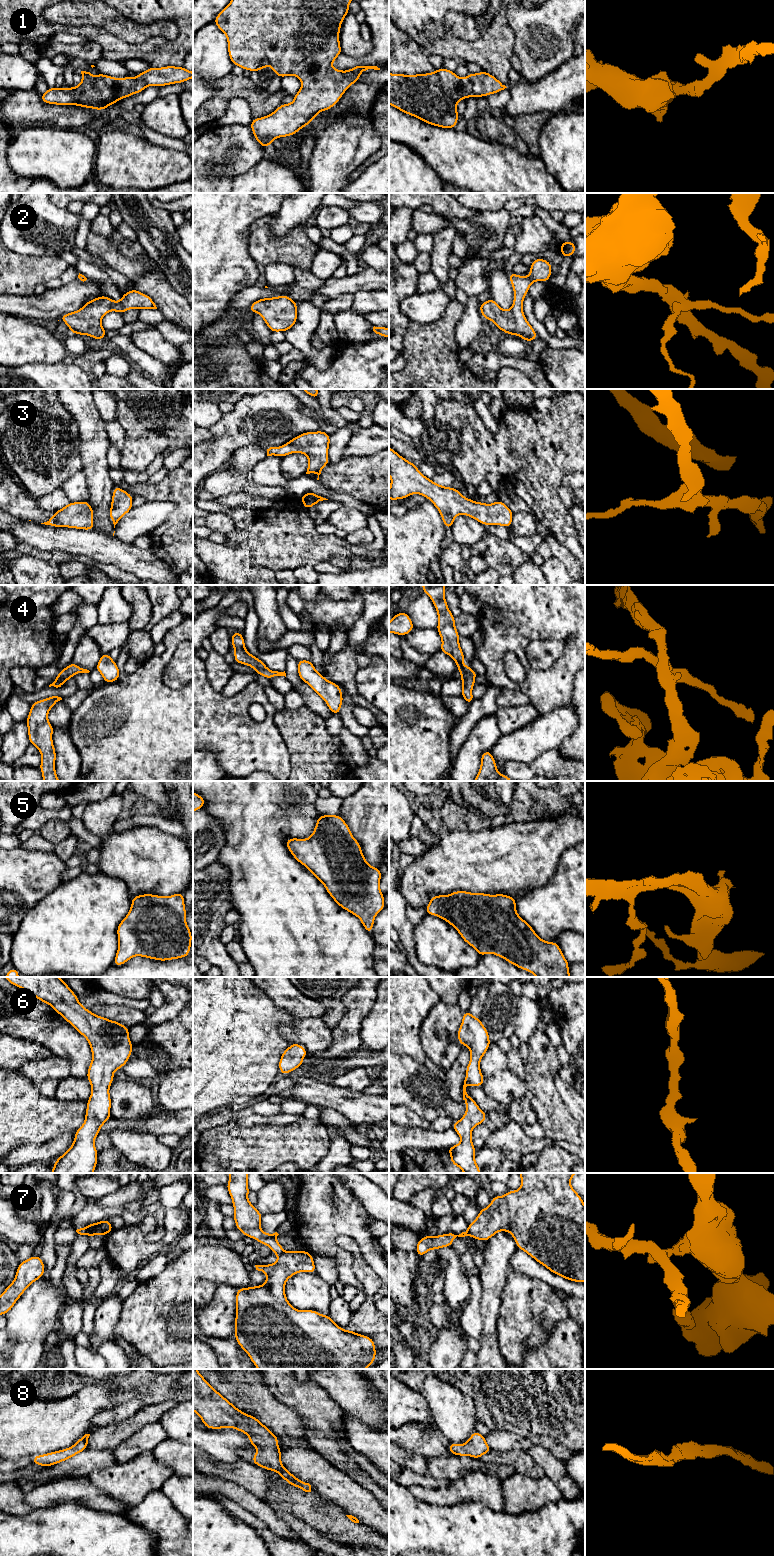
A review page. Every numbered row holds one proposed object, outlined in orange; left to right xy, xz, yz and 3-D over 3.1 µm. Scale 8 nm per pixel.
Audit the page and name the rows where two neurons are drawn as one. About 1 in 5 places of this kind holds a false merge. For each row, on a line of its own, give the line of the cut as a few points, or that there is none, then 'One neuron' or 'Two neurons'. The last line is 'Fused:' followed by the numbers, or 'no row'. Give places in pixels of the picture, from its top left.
1: No split. One neuron
2: No split. One neuron
3: No split. One neuron
4: Split along xz (265, 666), (255, 670). Two neurons
5: No split. One neuron
6: No split. One neuron
7: Split along xy (85, 1227), (89, 1235). Two neurons
8: No split. One neuron
Fused: 4, 7

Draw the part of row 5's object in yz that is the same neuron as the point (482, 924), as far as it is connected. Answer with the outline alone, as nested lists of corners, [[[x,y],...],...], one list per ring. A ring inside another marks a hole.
[[[454,891],[448,895],[432,895],[425,911],[452,925],[462,939],[475,948],[479,956],[492,953],[537,977],[571,977],[569,962],[558,943],[538,937],[534,929],[518,915],[514,897],[506,894]]]

